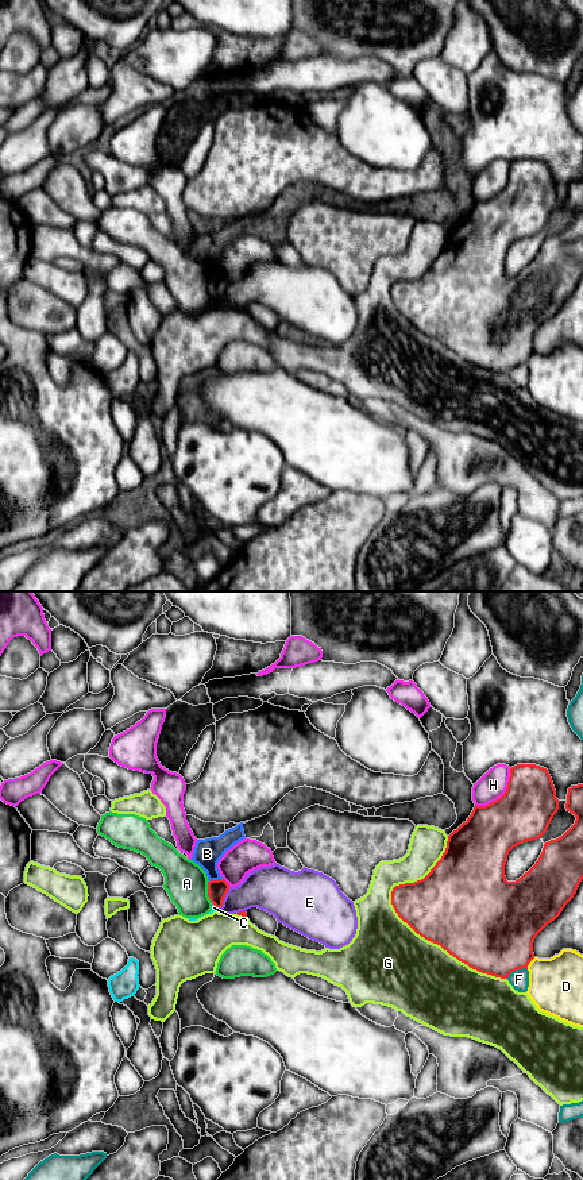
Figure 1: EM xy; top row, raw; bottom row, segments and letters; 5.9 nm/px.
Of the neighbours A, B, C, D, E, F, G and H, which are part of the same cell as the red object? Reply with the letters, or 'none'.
none

